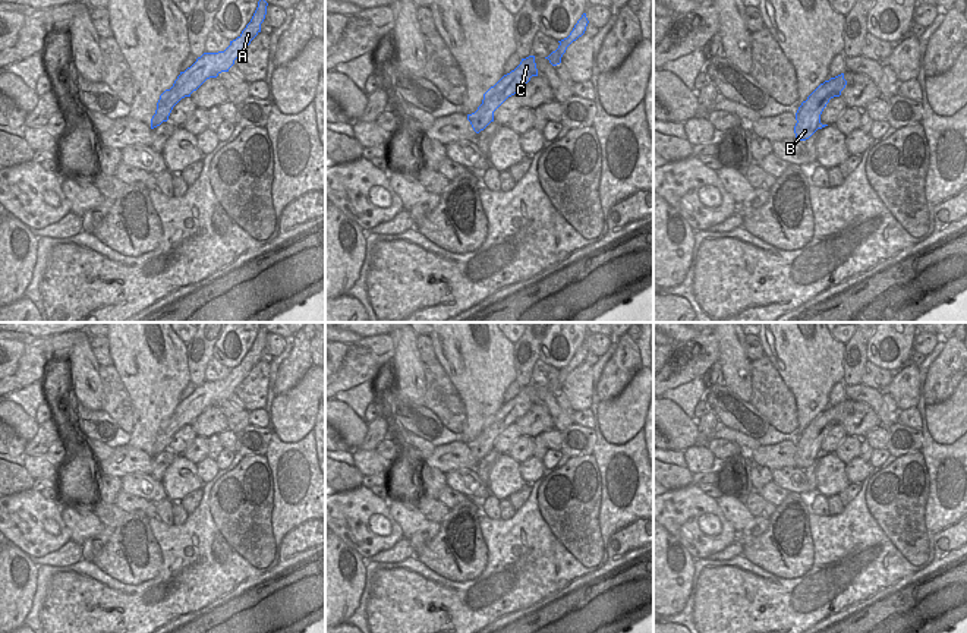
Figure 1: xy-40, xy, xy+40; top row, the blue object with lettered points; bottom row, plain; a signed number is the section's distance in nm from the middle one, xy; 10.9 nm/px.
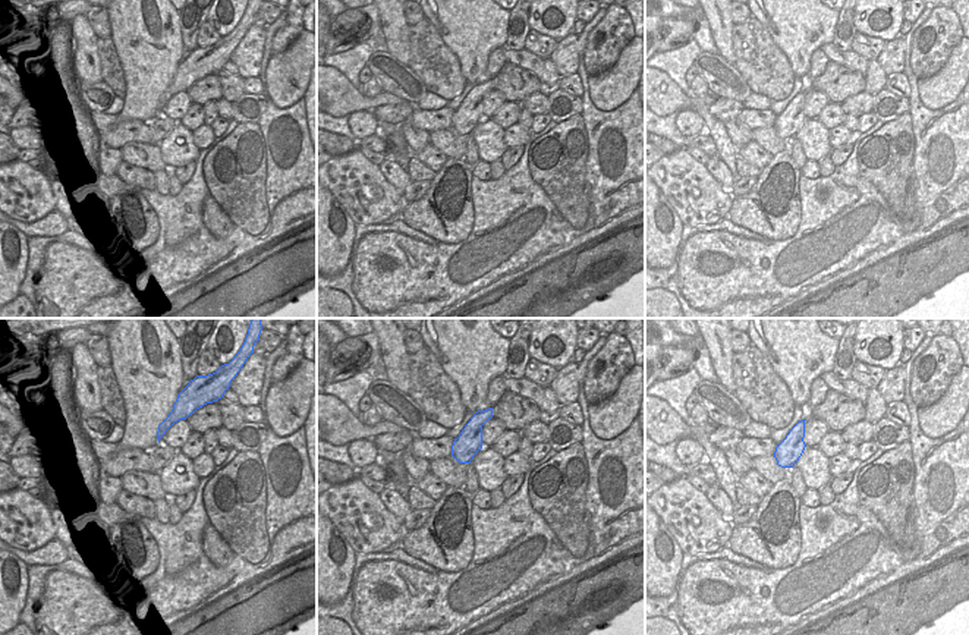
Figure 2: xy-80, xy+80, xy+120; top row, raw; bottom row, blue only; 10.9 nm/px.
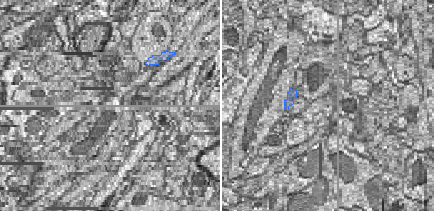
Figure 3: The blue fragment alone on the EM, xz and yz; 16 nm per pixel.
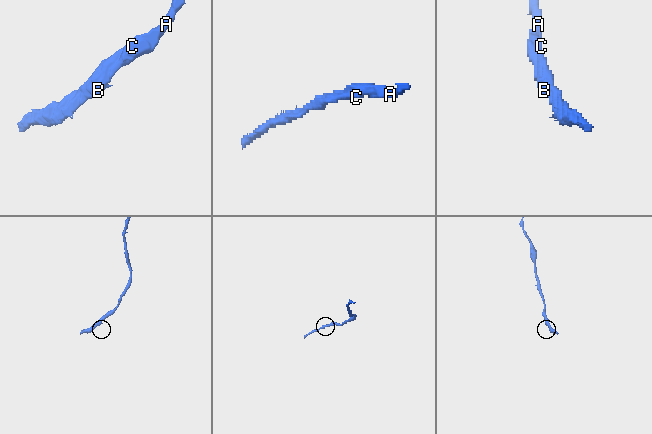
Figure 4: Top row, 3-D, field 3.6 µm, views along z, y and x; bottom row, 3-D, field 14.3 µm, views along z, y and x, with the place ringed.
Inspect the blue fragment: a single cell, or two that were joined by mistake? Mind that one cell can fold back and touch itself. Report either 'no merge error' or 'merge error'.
no merge error

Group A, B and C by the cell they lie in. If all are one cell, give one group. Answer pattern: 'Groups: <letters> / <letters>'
Groups: A B C.

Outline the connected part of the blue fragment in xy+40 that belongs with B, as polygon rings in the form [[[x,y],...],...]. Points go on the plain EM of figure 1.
[[[841,401],[820,412],[807,425],[807,428],[801,431],[801,434],[796,441],[796,448],[797,448],[794,454],[796,467],[806,469],[818,457],[828,454],[820,451],[820,443],[831,426],[841,423],[841,419],[845,416],[845,413],[847,409],[844,407],[844,401]]]

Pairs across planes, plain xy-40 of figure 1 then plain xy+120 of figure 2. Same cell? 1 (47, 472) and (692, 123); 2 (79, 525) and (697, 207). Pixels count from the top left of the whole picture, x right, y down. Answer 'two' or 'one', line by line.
1: one
2: two

